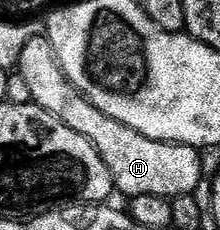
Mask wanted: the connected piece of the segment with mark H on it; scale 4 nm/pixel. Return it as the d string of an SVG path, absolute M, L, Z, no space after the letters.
M46 35L35 36L26 42L21 52L17 74L25 80L32 95L32 101L39 108L53 114L69 130L77 130L95 147L95 155L107 167L111 180L124 192L127 198L133 196L189 196L204 183L203 160L200 149L184 144L170 144L153 138L145 138L137 130L109 118L97 106L93 106L69 82L55 58L53 46Z

